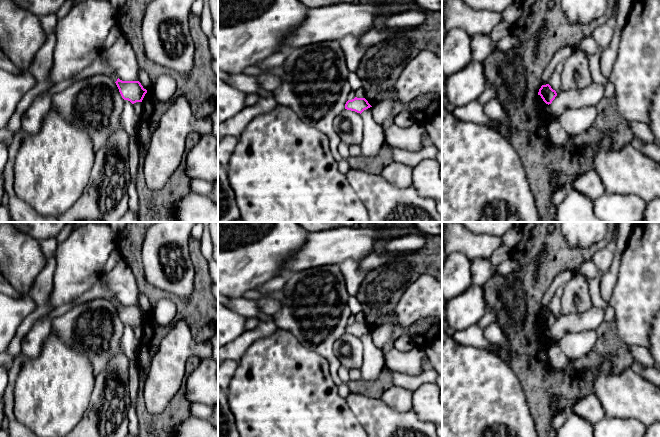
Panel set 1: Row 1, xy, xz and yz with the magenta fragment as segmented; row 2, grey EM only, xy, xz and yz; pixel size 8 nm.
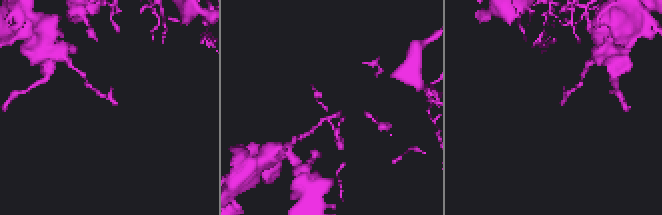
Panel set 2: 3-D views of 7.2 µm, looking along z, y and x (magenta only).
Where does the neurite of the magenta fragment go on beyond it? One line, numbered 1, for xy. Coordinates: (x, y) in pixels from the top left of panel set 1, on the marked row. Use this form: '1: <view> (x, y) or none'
1: none

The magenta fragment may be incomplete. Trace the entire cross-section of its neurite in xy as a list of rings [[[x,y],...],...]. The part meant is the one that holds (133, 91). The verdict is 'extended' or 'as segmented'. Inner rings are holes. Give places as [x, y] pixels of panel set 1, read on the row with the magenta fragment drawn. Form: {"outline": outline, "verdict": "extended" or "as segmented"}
{"outline": [[[119,78],[115,82],[124,100],[132,104],[142,102],[147,90],[143,88],[139,81],[122,81]]], "verdict": "as segmented"}

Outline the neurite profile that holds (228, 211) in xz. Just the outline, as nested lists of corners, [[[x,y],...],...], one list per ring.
[[[218,163],[218,222],[234,222],[240,218],[236,197],[225,165]]]

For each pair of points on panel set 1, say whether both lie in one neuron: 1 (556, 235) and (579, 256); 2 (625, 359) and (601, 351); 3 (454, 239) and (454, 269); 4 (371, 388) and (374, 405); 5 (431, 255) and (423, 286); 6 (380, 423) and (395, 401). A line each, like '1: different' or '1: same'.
1: same
2: same
3: different
4: different
5: different
6: different

